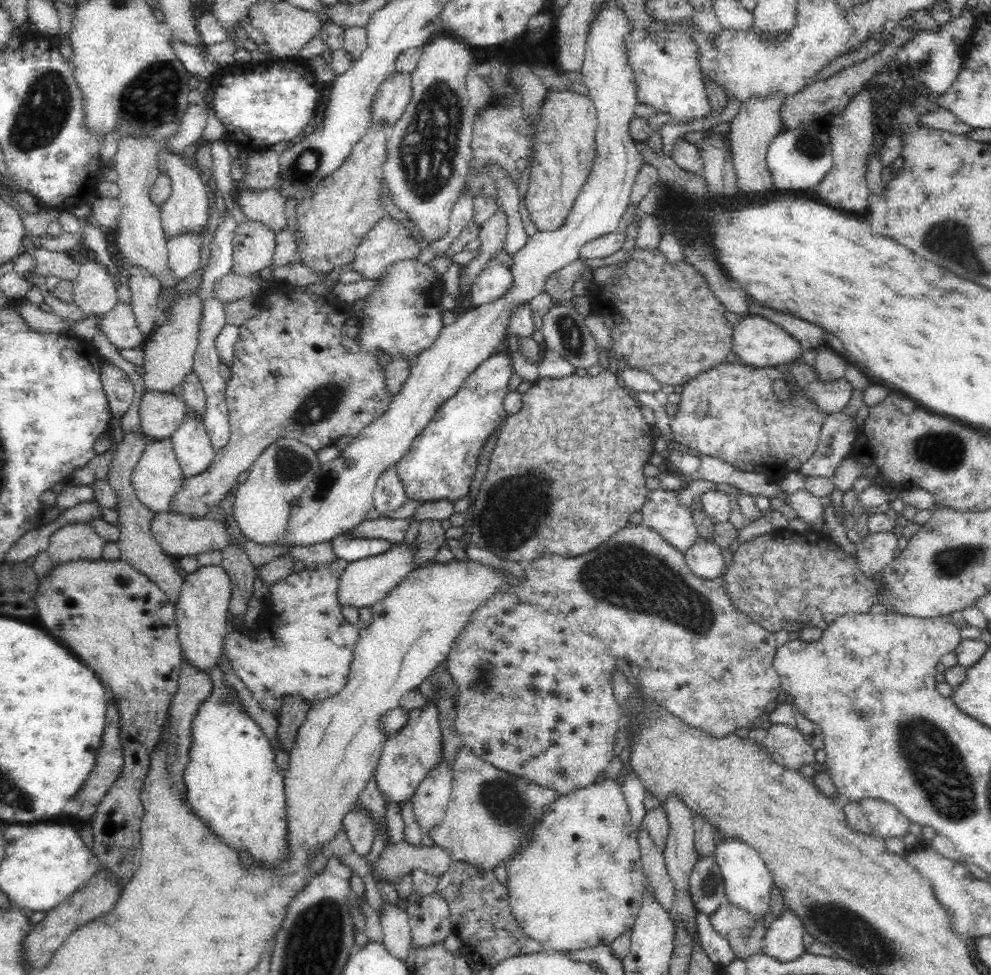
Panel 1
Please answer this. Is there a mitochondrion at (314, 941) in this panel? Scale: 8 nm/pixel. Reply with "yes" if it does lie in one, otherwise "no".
yes

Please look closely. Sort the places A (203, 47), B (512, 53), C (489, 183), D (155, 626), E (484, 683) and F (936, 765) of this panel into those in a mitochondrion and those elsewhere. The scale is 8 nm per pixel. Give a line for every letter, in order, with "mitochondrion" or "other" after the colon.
A: other
B: other
C: other
D: other
E: mitochondrion
F: mitochondrion

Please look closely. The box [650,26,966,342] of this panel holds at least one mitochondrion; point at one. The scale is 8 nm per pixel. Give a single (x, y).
(903, 88)

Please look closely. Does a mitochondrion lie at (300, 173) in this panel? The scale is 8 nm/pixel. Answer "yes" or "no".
yes

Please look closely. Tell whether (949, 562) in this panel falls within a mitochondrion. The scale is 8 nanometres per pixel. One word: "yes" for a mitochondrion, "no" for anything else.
yes

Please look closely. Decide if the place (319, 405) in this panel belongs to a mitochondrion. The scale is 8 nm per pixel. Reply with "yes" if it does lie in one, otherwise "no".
yes

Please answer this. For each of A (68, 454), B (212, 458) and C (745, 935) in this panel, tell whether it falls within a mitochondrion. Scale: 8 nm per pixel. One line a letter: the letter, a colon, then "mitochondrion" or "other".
A: other
B: other
C: mitochondrion

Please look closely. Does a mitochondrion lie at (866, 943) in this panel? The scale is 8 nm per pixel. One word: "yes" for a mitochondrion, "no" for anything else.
yes

